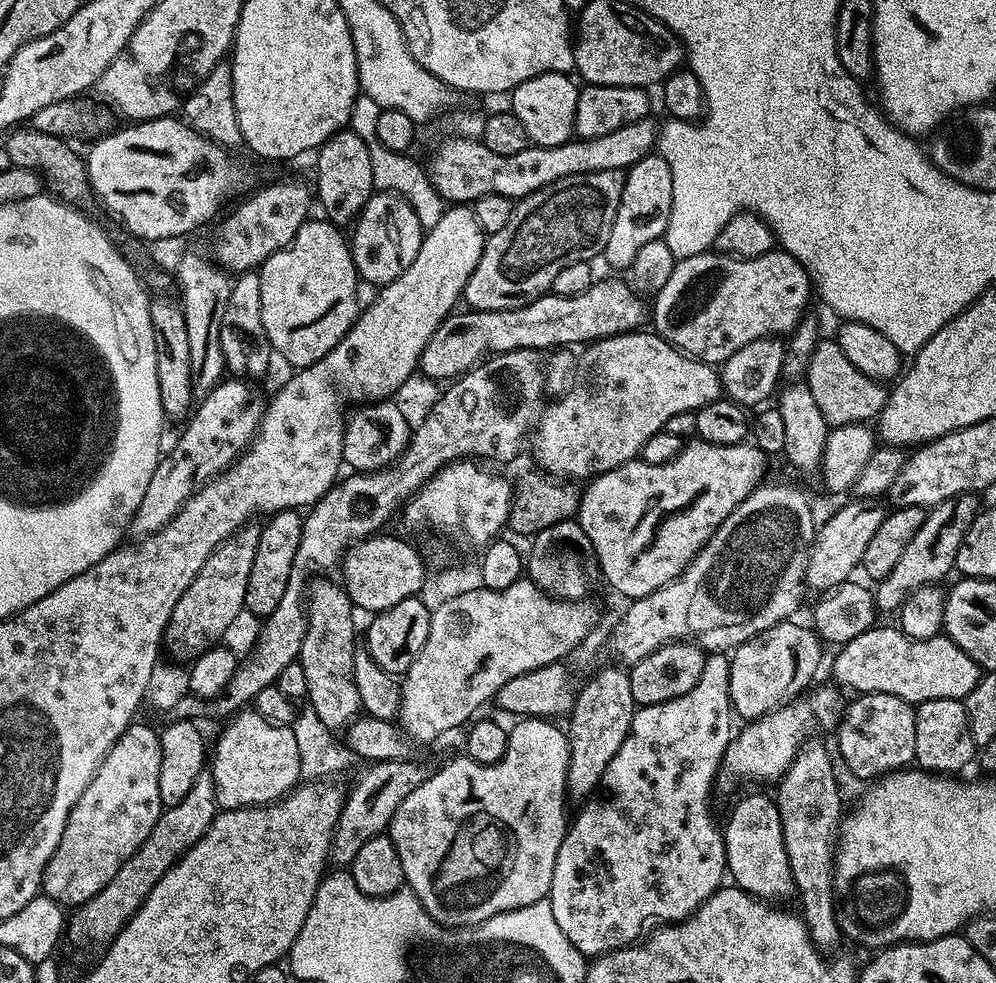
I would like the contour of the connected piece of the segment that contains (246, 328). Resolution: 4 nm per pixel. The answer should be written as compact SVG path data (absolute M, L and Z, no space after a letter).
M257 271L241 273L233 281L225 313L222 314L219 342L222 344L225 369L233 377L258 380L265 374L274 353L262 325L261 280Z

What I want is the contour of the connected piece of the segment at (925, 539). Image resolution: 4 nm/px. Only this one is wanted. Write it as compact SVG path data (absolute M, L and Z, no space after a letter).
M963 492L941 502L925 515L922 527L910 538L906 550L902 550L894 570L875 585L876 607L881 613L895 613L914 590L927 584L940 584L943 576L953 575L958 546L962 546L962 538L966 538L966 530L970 530L970 522L974 522L978 511L975 499L973 493Z

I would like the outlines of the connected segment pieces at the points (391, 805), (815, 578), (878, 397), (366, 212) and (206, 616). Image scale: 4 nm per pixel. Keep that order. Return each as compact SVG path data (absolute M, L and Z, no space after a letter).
M416 758L406 760L381 760L368 766L360 776L360 781L347 789L342 812L332 835L330 860L336 866L350 866L354 854L362 850L362 845L370 838L381 835L394 818L394 810L402 806L402 798L410 790L418 790L426 778L426 771Z
M852 498L849 504L844 504L828 521L819 525L816 540L808 551L808 568L804 572L804 579L807 587L816 591L816 594L823 594L829 588L844 583L853 575L852 571L861 567L860 559L866 554L866 545L870 538L882 526L886 515L886 508L880 505L879 499L862 500Z
M821 339L810 356L806 383L810 386L810 394L814 394L814 403L822 410L822 418L826 418L829 426L842 424L863 424L872 422L886 406L889 389L883 383L871 380L846 354L842 354L840 345L835 339Z
M377 191L364 201L364 208L351 225L350 247L357 277L368 284L383 286L394 282L418 254L422 229L419 218L403 197Z
M248 521L230 539L220 544L203 563L201 570L195 575L194 582L179 596L174 613L165 628L164 644L167 653L169 650L172 655L186 660L198 656L217 643L217 639L227 632L240 612L243 613L246 587L250 582L250 571L254 564L255 551L258 550L262 528L261 521Z

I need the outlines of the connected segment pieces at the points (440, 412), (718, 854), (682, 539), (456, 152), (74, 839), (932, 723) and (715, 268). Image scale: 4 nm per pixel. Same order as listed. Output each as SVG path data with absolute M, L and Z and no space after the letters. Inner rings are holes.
M519 348L518 350L514 350L513 352L502 352L496 355L493 355L491 358L485 359L483 362L476 365L475 368L471 368L468 372L465 372L464 375L456 377L455 380L451 381L441 391L440 396L437 398L436 404L433 406L433 409L430 410L428 414L426 414L426 418L422 423L413 427L410 432L410 439L408 441L407 447L404 448L404 452L400 455L396 460L392 461L391 464L386 468L380 469L379 472L356 472L355 474L348 474L352 476L345 475L343 478L337 479L336 483L332 485L332 489L326 493L322 497L321 500L317 502L317 504L312 505L311 508L307 509L306 515L303 517L304 529L302 530L302 538L298 542L298 554L294 554L294 566L290 566L290 582L286 582L286 591L282 593L282 598L278 602L278 606L266 617L263 621L264 629L260 632L260 637L256 640L256 645L252 648L252 653L249 654L248 657L241 659L239 663L236 665L236 669L234 670L234 674L230 678L230 682L224 688L223 692L219 692L213 700L201 700L199 696L193 696L191 694L184 695L180 701L176 705L173 706L171 715L173 717L182 719L182 720L191 720L193 722L201 722L200 720L220 720L219 722L227 721L229 718L236 715L237 712L247 709L249 705L255 701L257 694L260 691L266 690L266 686L270 686L271 684L276 683L276 679L278 678L278 674L282 674L282 670L286 668L286 666L290 664L297 663L300 658L300 651L302 650L302 638L306 638L306 626L308 625L308 609L306 607L306 593L308 591L308 586L310 581L317 574L328 574L332 567L339 565L341 561L343 561L344 553L348 551L349 548L352 547L353 544L358 540L363 540L373 534L379 533L381 531L380 528L384 523L387 522L388 518L391 516L392 511L399 509L401 505L407 501L408 497L415 494L422 485L431 476L435 476L437 472L440 471L441 468L444 467L445 464L449 462L455 462L461 458L481 458L480 456L485 456L488 460L512 460L516 455L520 452L520 443L525 443L526 437L535 429L536 425L540 422L540 413L544 411L546 407L546 399L544 400L544 380L546 384L546 376L539 372L540 368L540 356L541 353L537 351L535 348ZM508 368L516 368L516 392L520 397L517 398L516 404L511 404L510 401L507 400L506 397L500 393L500 388L504 388L508 383L512 380L512 372Z
M728 652L711 653L704 661L704 669L698 678L698 682L686 694L674 698L670 702L661 704L646 704L637 707L628 736L622 742L618 754L610 758L610 766L606 766L606 774L600 780L600 786L594 798L589 799L583 805L580 813L575 813L574 819L568 825L568 831L564 834L564 840L560 843L560 849L554 862L554 878L546 899L552 903L554 910L554 922L562 929L562 934L570 938L570 942L586 958L605 956L608 952L616 952L619 948L627 948L629 944L635 944L645 934L666 924L676 924L684 920L692 912L702 906L726 880L726 850L724 849L724 833L721 825L716 824L712 817L712 783L718 780L720 764L724 761L724 751L728 749L734 735L732 720L732 699L730 698L730 666L732 661Z
M692 438L684 445L684 449L676 455L670 462L665 464L648 464L639 458L629 460L627 464L618 466L609 472L601 472L598 476L593 476L587 481L587 486L583 489L580 498L580 508L578 511L578 522L582 530L586 530L586 538L590 538L590 546L594 546L594 554L600 563L600 575L603 583L609 584L620 596L628 596L629 601L642 598L646 594L654 594L662 586L666 586L674 578L678 578L690 566L690 562L704 548L705 542L716 533L716 528L733 512L736 507L749 496L754 489L760 487L764 476L765 453L761 452L755 444L745 442L734 446L718 446L699 438Z
M646 115L638 122L618 126L618 130L610 130L610 134L602 134L598 138L573 138L562 146L530 146L509 156L486 150L486 146L479 139L456 134L453 135L453 140L441 142L440 149L432 156L432 165L428 164L426 169L437 193L445 202L464 206L486 194L523 198L534 194L534 190L542 186L550 186L550 182L558 182L558 178L590 174L598 170L624 172L632 168L634 162L649 155L657 147L658 124L652 119L651 115Z
M134 722L114 742L114 746L106 754L106 758L98 766L90 786L82 790L82 798L74 802L70 814L66 818L66 830L62 830L62 838L44 868L43 895L54 898L65 906L85 904L94 894L107 886L110 878L118 874L122 862L130 858L146 842L146 834L154 830L154 822L158 822L162 811L158 794L158 770L162 766L162 746L160 732L148 724Z
M934 698L915 705L914 754L915 763L925 772L933 774L960 774L968 763L978 756L978 746L972 737L963 700Z
M709 250L676 261L672 275L654 296L656 305L653 308L651 305L650 320L656 323L656 335L680 349L684 355L719 366L734 354L734 350L742 350L746 342L754 342L763 336L780 338L791 334L806 315L804 307L808 304L808 288L810 292L808 271L789 252L773 250L758 258L742 260L738 256Z

